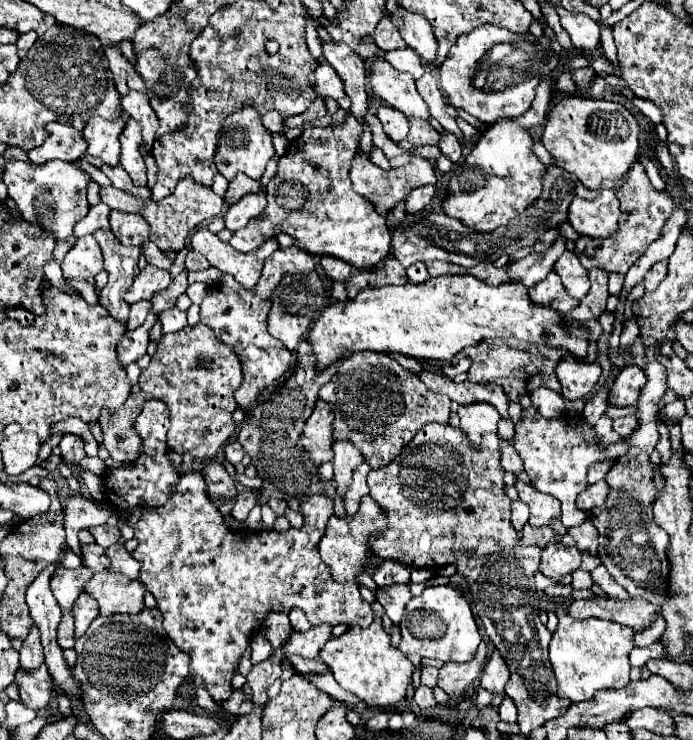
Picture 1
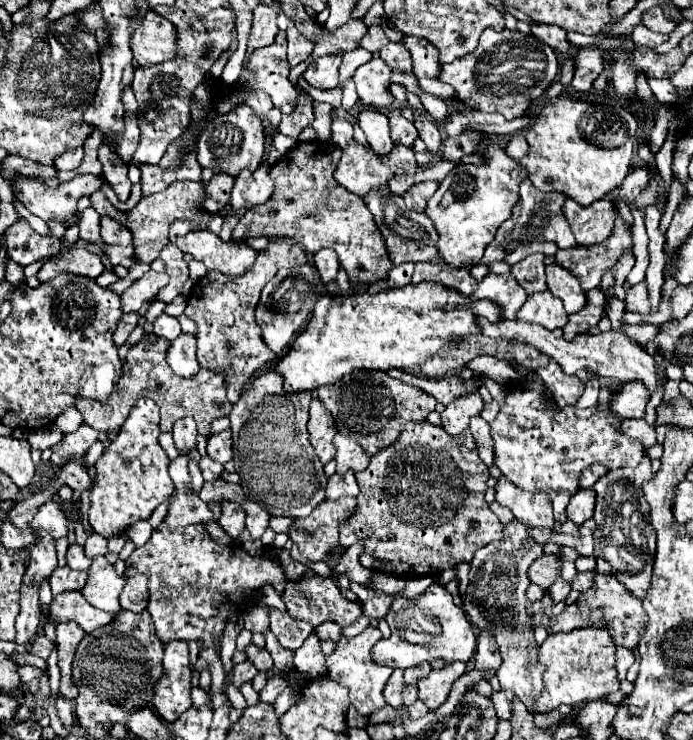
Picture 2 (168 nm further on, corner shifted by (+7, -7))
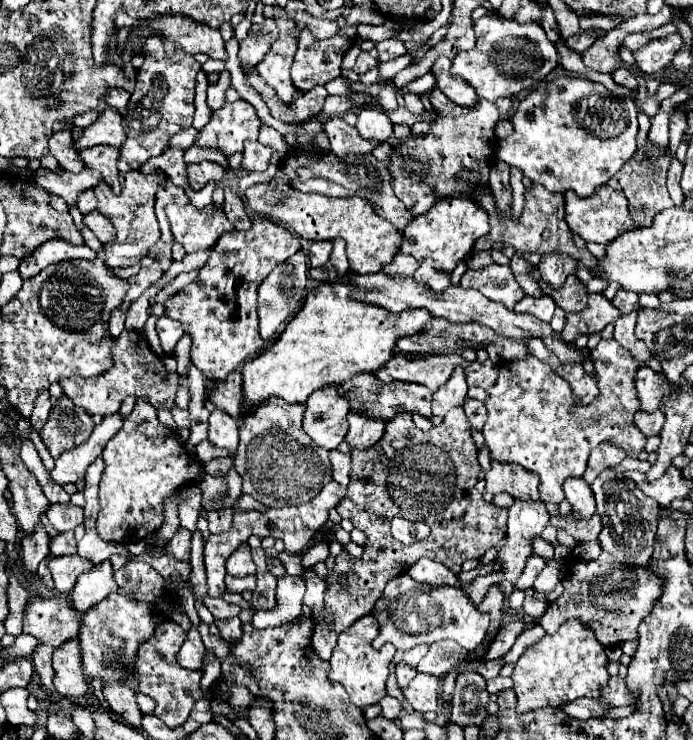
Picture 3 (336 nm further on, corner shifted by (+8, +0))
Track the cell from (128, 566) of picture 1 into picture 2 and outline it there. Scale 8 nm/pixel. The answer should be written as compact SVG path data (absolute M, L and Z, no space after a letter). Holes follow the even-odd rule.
M102 555L94 557L88 571L90 571L90 579L86 579L86 585L82 587L82 593L86 595L88 603L110 613L122 611L118 603L118 595L126 585L126 577L118 575L114 565L108 563L106 557Z

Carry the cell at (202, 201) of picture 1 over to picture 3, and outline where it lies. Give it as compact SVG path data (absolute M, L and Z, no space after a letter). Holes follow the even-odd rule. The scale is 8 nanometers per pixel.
M157 169L154 174L141 174L141 172L125 172L121 174L121 194L113 194L111 188L105 182L99 182L95 188L97 200L99 200L99 212L107 216L115 230L117 236L113 242L103 244L105 250L105 264L109 268L123 268L123 266L133 266L137 264L143 256L147 256L149 248L159 240L159 224L155 218L155 192L159 190L159 184L165 180L165 174Z

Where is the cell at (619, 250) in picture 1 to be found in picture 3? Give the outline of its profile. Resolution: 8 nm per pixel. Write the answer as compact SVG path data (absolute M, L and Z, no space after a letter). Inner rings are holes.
M549 254L541 256L541 262L537 264L537 270L541 272L541 278L551 284L551 288L561 288L565 282L565 276L573 274L575 270L575 260L565 256L565 254Z

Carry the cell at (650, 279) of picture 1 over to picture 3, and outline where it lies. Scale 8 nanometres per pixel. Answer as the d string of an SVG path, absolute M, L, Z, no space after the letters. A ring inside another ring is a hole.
M619 290L611 302L613 302L613 306L617 306L623 314L629 314L629 312L633 312L633 310L637 308L639 296L637 296L635 292L625 292L625 290Z

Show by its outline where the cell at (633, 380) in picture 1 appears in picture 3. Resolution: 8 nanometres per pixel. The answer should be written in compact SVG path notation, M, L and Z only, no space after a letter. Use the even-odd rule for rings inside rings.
M641 366L637 372L637 394L641 400L641 410L655 412L659 410L659 402L663 396L671 392L669 382L649 366Z

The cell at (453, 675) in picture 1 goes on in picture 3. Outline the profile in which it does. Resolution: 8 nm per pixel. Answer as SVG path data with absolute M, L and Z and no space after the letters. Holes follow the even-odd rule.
M417 674L415 680L409 682L401 692L405 700L413 706L413 710L425 714L425 712L435 712L439 706L439 686L441 680L437 676L429 674Z

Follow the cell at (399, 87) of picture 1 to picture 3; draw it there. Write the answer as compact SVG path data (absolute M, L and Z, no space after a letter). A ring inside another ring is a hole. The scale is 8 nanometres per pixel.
M361 52L359 58L357 58L357 62L355 62L355 66L353 66L353 70L355 70L357 74L365 74L369 68L373 68L373 66L377 66L377 64L379 64L379 60L377 60L375 56L371 56L369 52Z

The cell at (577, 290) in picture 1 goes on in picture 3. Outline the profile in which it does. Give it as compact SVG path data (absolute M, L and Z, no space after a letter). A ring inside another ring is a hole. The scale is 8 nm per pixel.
M575 274L567 276L563 288L559 288L559 290L549 288L543 282L543 292L549 294L555 300L555 304L561 306L565 312L579 312L579 310L583 310L585 304L587 304L587 296L589 296L585 284Z

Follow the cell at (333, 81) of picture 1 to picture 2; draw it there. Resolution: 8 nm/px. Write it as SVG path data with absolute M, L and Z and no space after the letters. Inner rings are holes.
M326 55L316 57L308 69L304 71L304 79L318 89L334 89L338 85L338 67L340 67L342 55Z

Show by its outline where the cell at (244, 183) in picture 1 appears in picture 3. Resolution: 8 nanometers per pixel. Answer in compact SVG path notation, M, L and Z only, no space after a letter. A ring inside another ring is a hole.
M215 162L187 164L187 184L193 190L201 190L209 180L221 180L223 176L225 176L225 168Z

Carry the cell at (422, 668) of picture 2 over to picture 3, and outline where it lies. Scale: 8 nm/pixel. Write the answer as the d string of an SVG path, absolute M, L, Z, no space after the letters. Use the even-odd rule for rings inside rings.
M419 644L417 648L411 648L409 652L405 652L405 654L403 654L403 660L405 660L409 666L417 666L419 660L427 654L427 650L429 650L427 644Z

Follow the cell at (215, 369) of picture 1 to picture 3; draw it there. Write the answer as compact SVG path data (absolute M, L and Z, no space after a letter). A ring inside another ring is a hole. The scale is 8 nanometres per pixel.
M137 330L121 332L121 336L117 338L117 344L113 344L113 368L109 368L105 376L95 376L95 378L71 376L65 380L59 380L63 392L73 400L73 404L85 408L89 414L101 414L101 416L109 416L117 412L121 402L127 396L137 396L137 398L147 396L157 410L159 408L169 410L175 402L177 382L179 382L179 376L163 370L161 360L151 352L149 342Z

